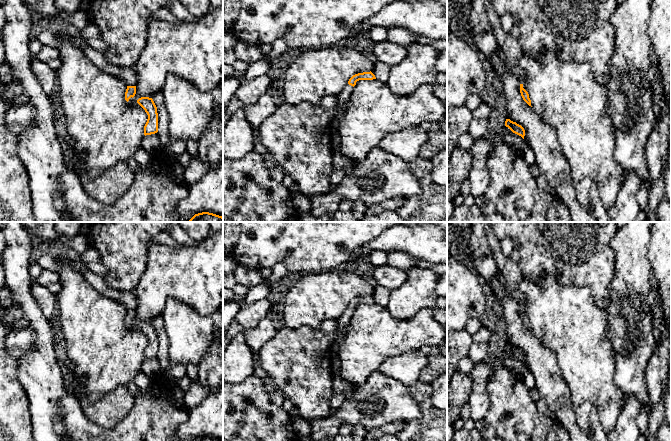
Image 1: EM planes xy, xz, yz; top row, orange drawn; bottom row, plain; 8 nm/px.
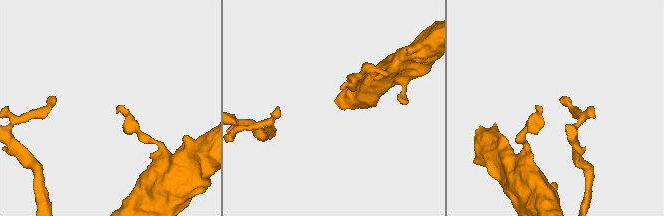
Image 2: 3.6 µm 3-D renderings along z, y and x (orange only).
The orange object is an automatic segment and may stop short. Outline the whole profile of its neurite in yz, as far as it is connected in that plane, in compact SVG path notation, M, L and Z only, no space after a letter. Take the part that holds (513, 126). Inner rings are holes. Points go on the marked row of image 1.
M506 119L505 126L508 127L513 133L521 136L524 139L525 130L521 125L511 121L510 119Z

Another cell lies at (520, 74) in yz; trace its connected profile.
M484 0L484 6L489 17L490 25L494 31L495 38L499 44L503 60L510 72L516 76L519 83L523 84L526 80L526 73L519 66L519 61L524 54L518 40L513 38L510 33L503 30L501 27L501 17L496 12L491 1Z

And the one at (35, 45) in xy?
M31 39L29 42L29 49L31 51L32 56L36 57L36 55L40 52L44 45L37 39Z

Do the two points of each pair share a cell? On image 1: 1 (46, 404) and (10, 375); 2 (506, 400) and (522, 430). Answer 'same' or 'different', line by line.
1: different
2: same

